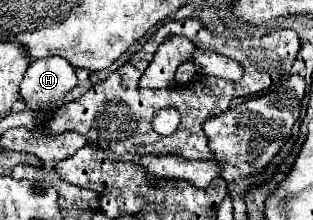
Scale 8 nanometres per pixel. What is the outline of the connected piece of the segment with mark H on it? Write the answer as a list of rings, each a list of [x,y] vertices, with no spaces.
[[[50,57],[30,63],[22,83],[20,99],[26,111],[38,113],[38,123],[50,119],[52,111],[58,109],[68,91],[76,87],[76,73],[66,59]]]

